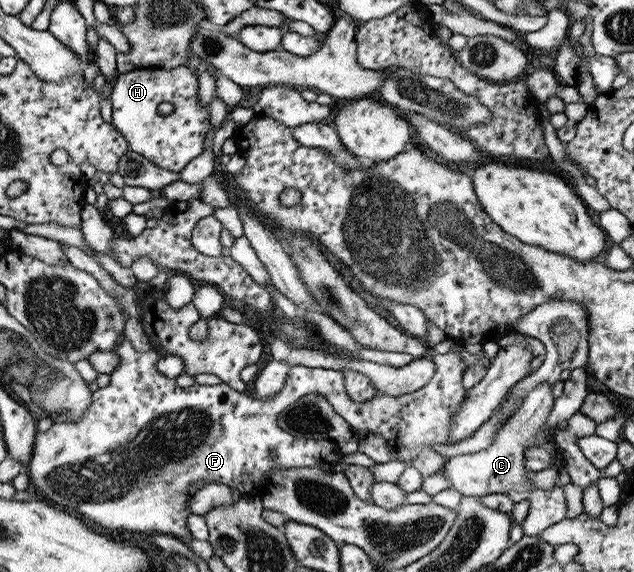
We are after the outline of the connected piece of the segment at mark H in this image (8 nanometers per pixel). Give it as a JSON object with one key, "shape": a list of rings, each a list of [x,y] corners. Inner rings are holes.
{"shape":[[[180,66],[169,70],[160,68],[136,68],[132,71],[117,74],[115,84],[110,91],[112,127],[117,129],[126,141],[128,150],[142,155],[156,167],[179,173],[190,159],[198,157],[204,148],[204,139],[210,133],[208,109],[198,100],[196,76],[188,67]],[[160,103],[170,103],[172,112],[161,115],[156,109]]]}

